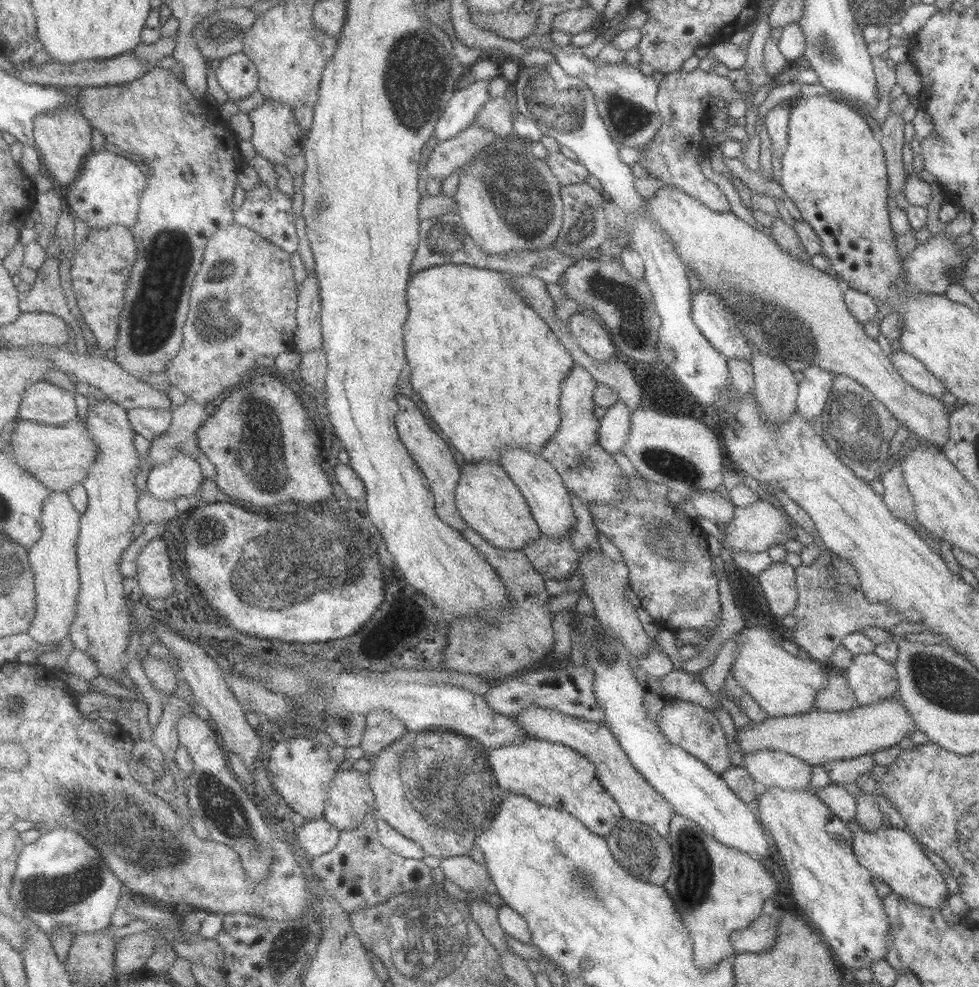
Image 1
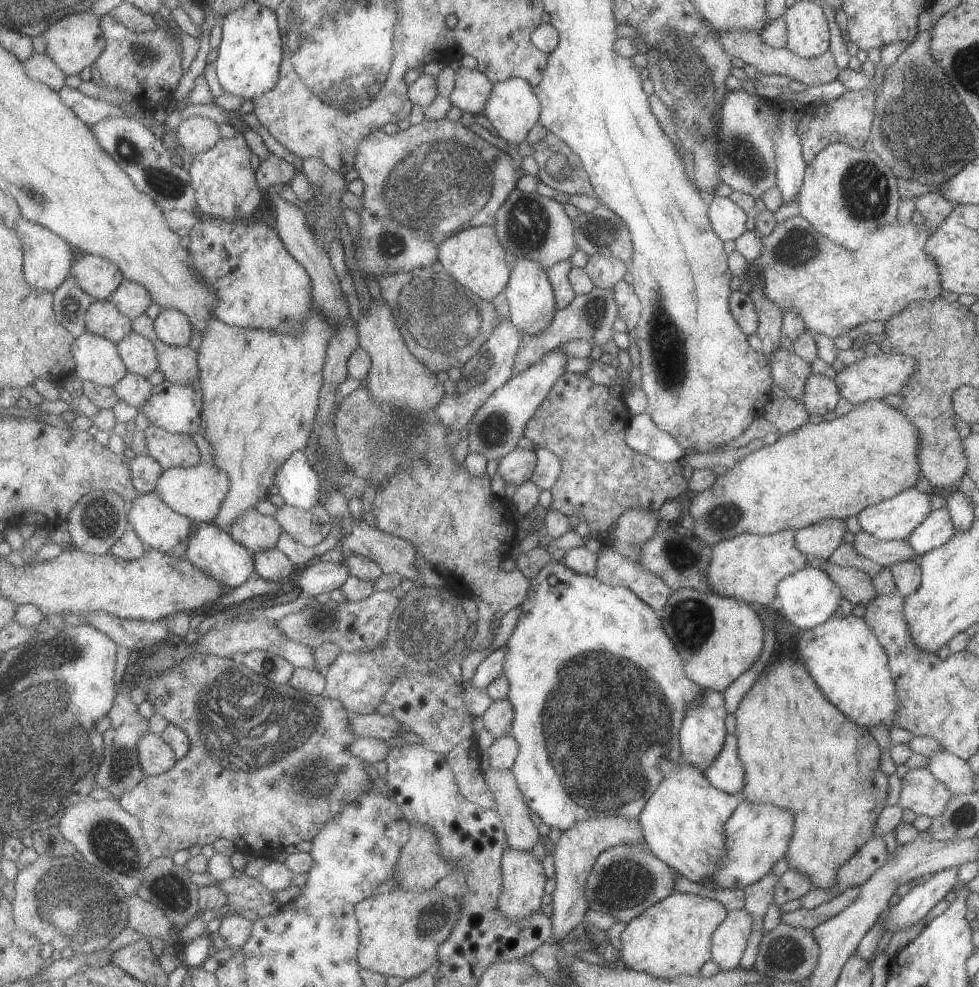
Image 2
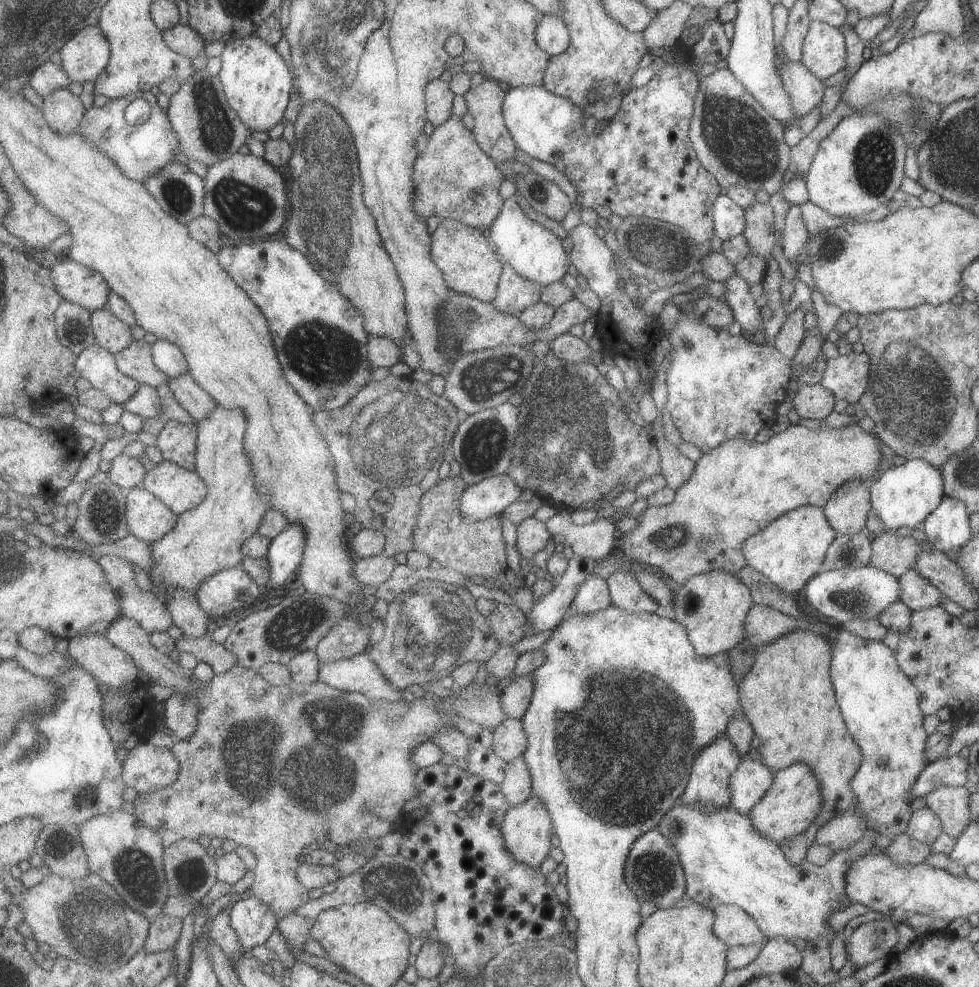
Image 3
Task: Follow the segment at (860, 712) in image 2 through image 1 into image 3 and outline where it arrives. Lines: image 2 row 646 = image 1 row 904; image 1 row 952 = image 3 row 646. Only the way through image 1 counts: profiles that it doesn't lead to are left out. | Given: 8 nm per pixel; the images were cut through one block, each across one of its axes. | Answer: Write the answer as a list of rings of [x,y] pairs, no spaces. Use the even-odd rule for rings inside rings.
[[[849,631],[840,632],[836,638],[830,674],[846,727],[860,746],[863,757],[856,775],[850,780],[850,788],[854,790],[858,800],[854,812],[866,818],[868,828],[894,840],[900,834],[905,834],[908,829],[913,814],[910,802],[914,800],[910,790],[928,764],[925,753],[929,737],[923,726],[925,716],[919,708],[919,691],[898,667],[891,648],[885,646],[882,641],[865,640]]]

